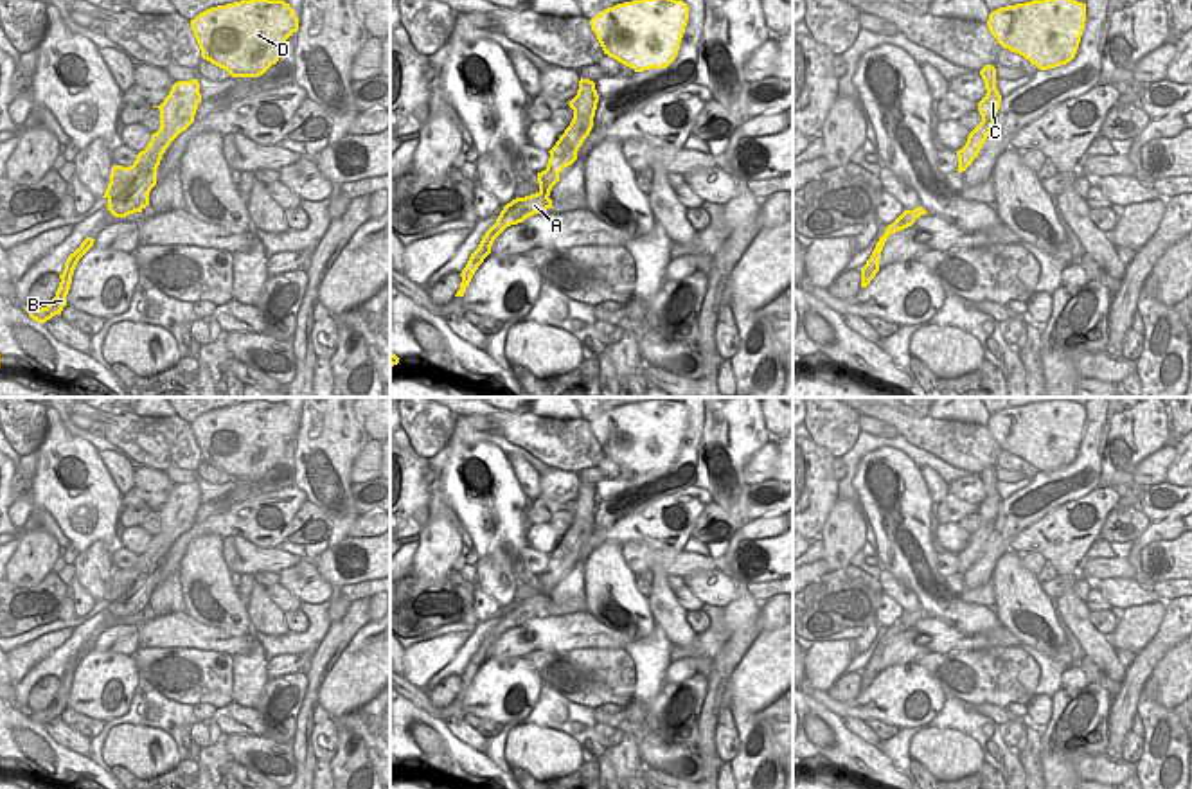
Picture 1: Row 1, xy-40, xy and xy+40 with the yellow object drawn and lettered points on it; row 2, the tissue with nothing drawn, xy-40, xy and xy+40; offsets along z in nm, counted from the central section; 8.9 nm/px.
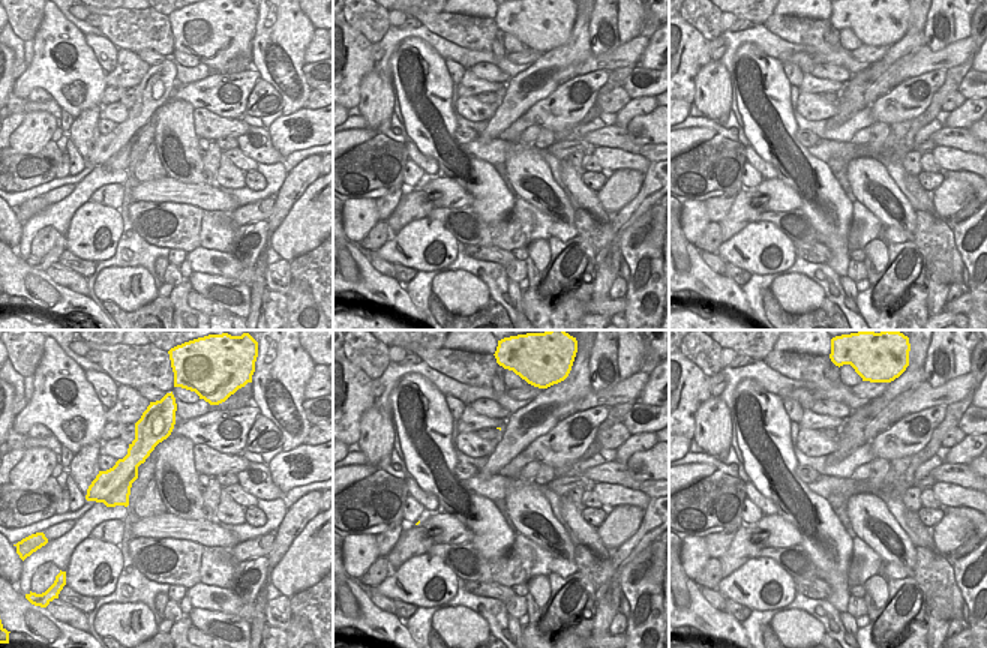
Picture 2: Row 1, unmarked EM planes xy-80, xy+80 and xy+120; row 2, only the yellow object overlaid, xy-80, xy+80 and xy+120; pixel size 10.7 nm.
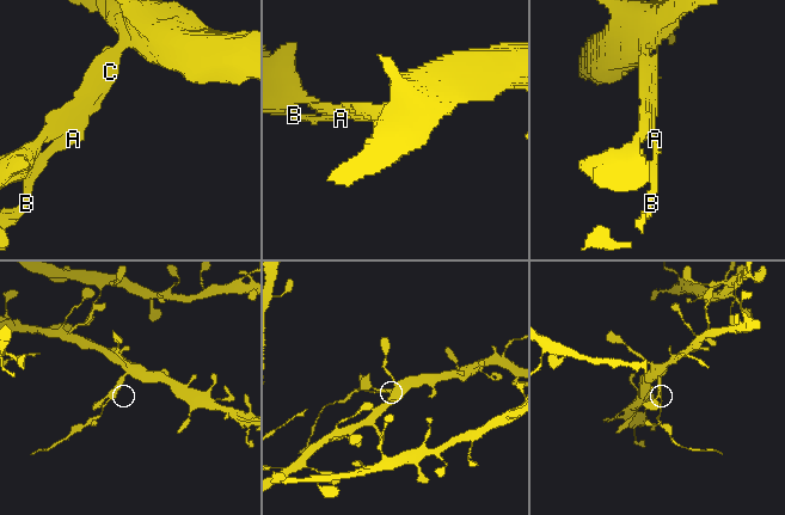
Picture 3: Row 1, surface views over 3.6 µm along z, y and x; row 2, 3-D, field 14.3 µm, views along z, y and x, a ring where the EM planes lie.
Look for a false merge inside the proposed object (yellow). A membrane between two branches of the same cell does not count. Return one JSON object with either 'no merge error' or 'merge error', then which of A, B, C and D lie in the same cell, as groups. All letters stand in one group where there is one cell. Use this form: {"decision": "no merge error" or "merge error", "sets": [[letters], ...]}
{"decision": "merge error", "sets": [["A", "C", "D"], ["B"]]}

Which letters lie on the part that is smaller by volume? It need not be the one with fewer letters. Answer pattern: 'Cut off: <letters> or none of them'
Cut off: B

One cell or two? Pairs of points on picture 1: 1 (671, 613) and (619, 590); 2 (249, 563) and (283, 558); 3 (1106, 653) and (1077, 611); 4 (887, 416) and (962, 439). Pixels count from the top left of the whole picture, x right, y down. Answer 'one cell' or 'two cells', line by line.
1: two cells
2: one cell
3: one cell
4: one cell

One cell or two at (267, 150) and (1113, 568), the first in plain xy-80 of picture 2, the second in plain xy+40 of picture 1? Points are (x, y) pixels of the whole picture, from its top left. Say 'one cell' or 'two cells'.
two cells

